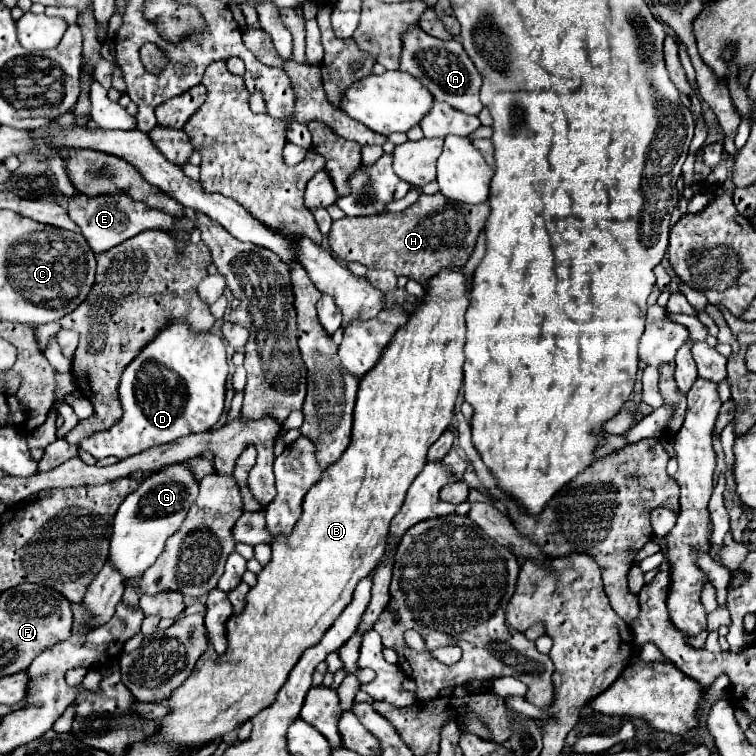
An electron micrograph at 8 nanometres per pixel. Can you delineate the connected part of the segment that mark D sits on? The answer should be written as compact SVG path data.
M174 321L126 367L120 383L122 419L112 429L82 441L82 447L96 459L110 455L126 459L184 435L208 431L224 411L226 377L228 361L224 341L214 333L194 333L188 323Z

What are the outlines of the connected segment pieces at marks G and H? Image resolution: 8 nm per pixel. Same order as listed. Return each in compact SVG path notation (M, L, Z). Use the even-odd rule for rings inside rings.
M176 463L150 475L134 493L124 499L112 523L108 553L108 561L122 575L124 583L142 577L144 571L156 561L166 539L182 525L182 519L186 517L186 511L194 503L196 495L198 481L194 481L186 465Z
M442 193L420 195L418 201L400 213L370 217L344 217L332 223L328 243L336 259L362 263L370 269L390 269L396 277L408 277L426 289L430 279L444 267L464 267L474 251L476 239L490 215L486 203L466 205L446 199Z

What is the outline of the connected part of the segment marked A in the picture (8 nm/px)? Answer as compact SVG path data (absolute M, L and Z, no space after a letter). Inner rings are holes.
M420 27L410 29L404 35L404 49L402 49L402 59L400 59L400 71L406 71L418 79L422 79L422 83L430 89L430 93L442 101L448 103L450 107L466 113L466 115L478 115L482 111L482 103L480 103L480 73L474 67L472 59L466 55L462 43L458 43L456 39L452 41L442 41L442 39L434 39L432 35L426 35L420 31Z

